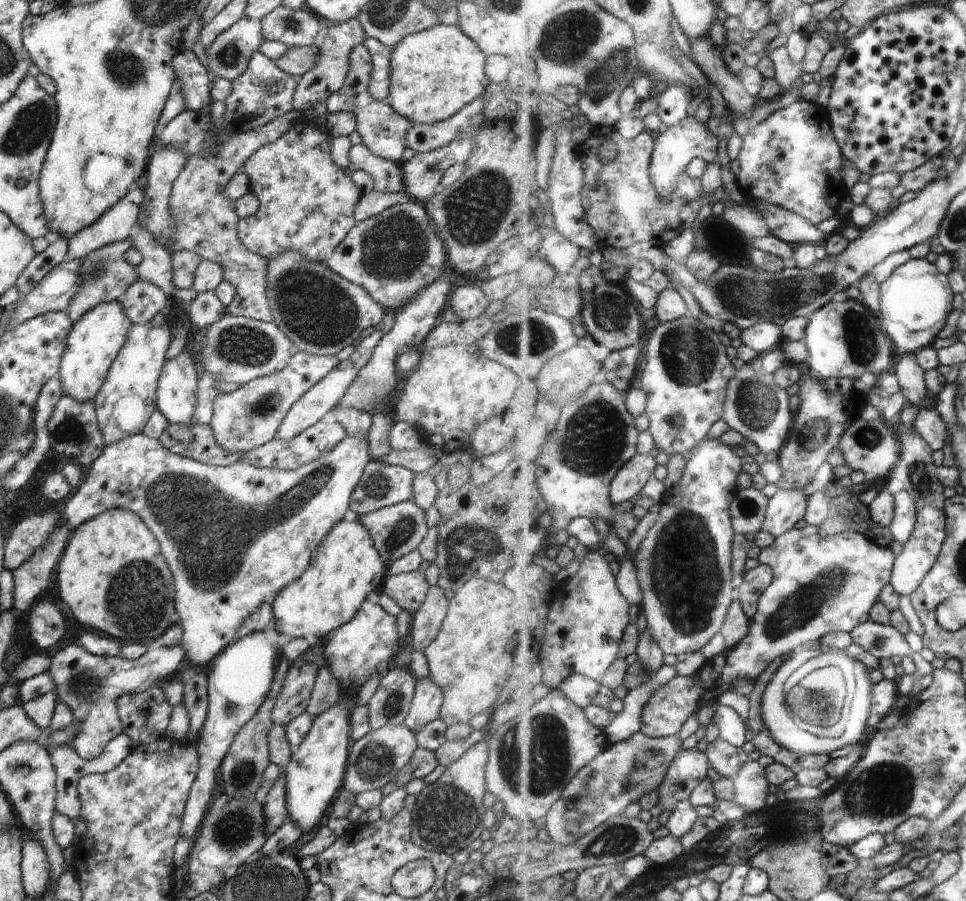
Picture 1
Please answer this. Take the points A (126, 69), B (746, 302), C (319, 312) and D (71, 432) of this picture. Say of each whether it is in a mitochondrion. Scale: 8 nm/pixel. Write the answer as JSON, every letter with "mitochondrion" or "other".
{"A":"mitochondrion","B":"mitochondrion","C":"mitochondrion","D":"mitochondrion"}

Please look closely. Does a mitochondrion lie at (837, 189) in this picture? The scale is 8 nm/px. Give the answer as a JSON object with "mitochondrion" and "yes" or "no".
{"mitochondrion":"no"}

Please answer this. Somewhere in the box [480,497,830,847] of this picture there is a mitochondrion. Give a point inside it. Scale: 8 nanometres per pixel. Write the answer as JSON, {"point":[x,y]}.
{"point":[688,599]}

